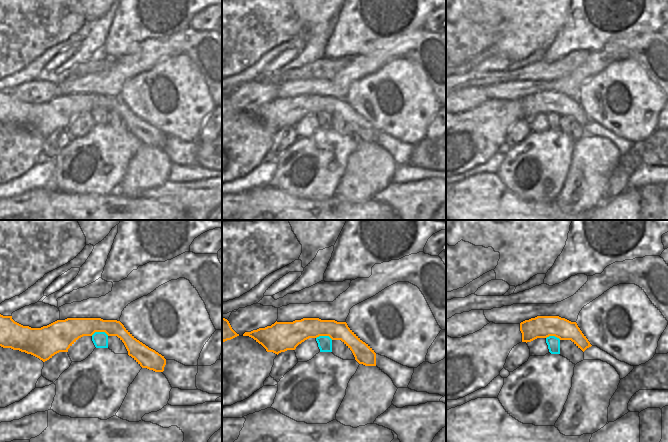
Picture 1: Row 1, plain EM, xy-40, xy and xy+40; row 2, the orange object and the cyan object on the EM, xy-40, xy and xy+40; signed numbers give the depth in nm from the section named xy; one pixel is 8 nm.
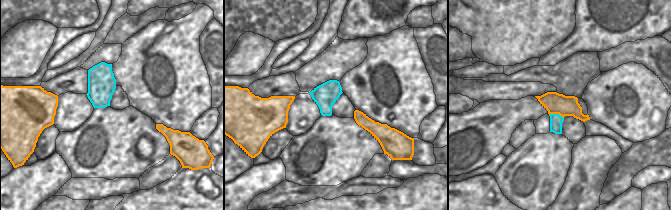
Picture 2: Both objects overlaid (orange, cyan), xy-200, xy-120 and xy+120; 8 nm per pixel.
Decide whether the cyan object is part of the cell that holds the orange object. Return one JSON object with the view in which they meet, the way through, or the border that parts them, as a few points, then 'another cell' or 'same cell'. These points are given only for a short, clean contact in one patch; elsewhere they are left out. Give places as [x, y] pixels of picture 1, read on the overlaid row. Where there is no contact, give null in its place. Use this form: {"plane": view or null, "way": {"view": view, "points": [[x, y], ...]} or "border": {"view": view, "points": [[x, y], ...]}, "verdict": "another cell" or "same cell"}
{"plane": "xy-40", "border": {"view": "xy-40", "points": [[91, 335], [95, 332], [105, 332], [108, 335]]}, "verdict": "another cell"}

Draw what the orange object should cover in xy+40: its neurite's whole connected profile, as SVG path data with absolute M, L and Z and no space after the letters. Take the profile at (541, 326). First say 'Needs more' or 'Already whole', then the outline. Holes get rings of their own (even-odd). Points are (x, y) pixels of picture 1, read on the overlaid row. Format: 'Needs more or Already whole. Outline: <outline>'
Already whole. Outline: M537 316L520 323L522 342L537 338L555 336L560 340L571 340L583 352L592 345L582 333L576 322L559 316Z

